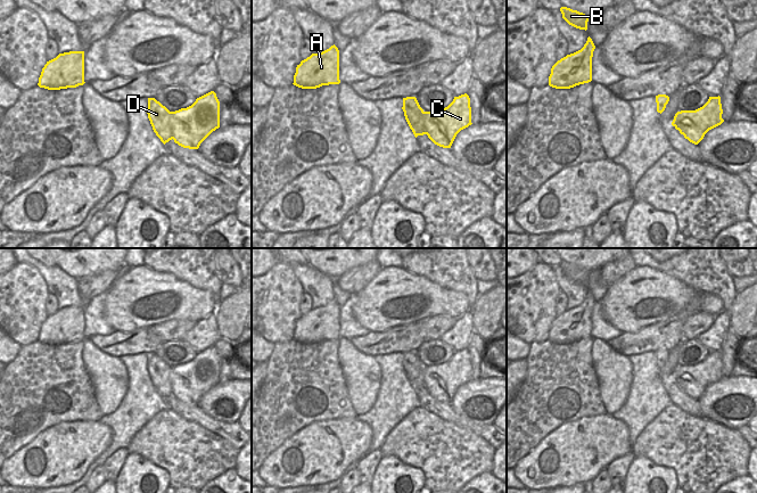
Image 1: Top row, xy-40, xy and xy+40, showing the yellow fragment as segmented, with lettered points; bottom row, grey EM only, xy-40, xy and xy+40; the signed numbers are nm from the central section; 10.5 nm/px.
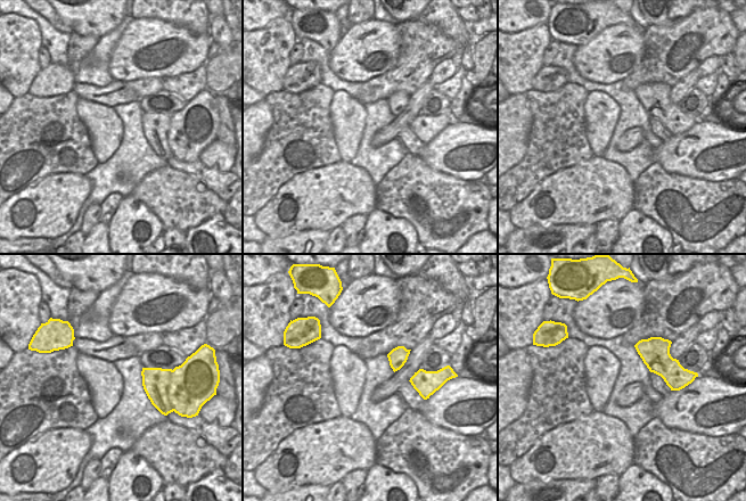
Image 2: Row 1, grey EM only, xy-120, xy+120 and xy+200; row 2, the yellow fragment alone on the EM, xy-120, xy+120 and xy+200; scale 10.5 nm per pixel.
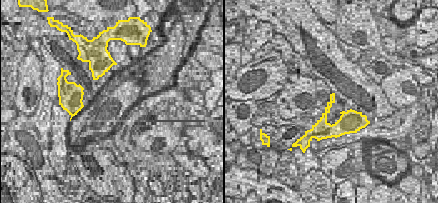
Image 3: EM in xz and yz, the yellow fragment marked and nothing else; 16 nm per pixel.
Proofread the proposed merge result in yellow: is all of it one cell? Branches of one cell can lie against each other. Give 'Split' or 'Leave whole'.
Split

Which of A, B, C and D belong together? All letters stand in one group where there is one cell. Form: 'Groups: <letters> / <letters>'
Groups: A B C / D

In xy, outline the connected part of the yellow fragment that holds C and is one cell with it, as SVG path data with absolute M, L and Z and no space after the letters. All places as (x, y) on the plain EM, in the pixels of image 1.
M467 348L454 352L445 363L425 367L427 391L443 403L451 403L456 389L471 379L470 353Z

